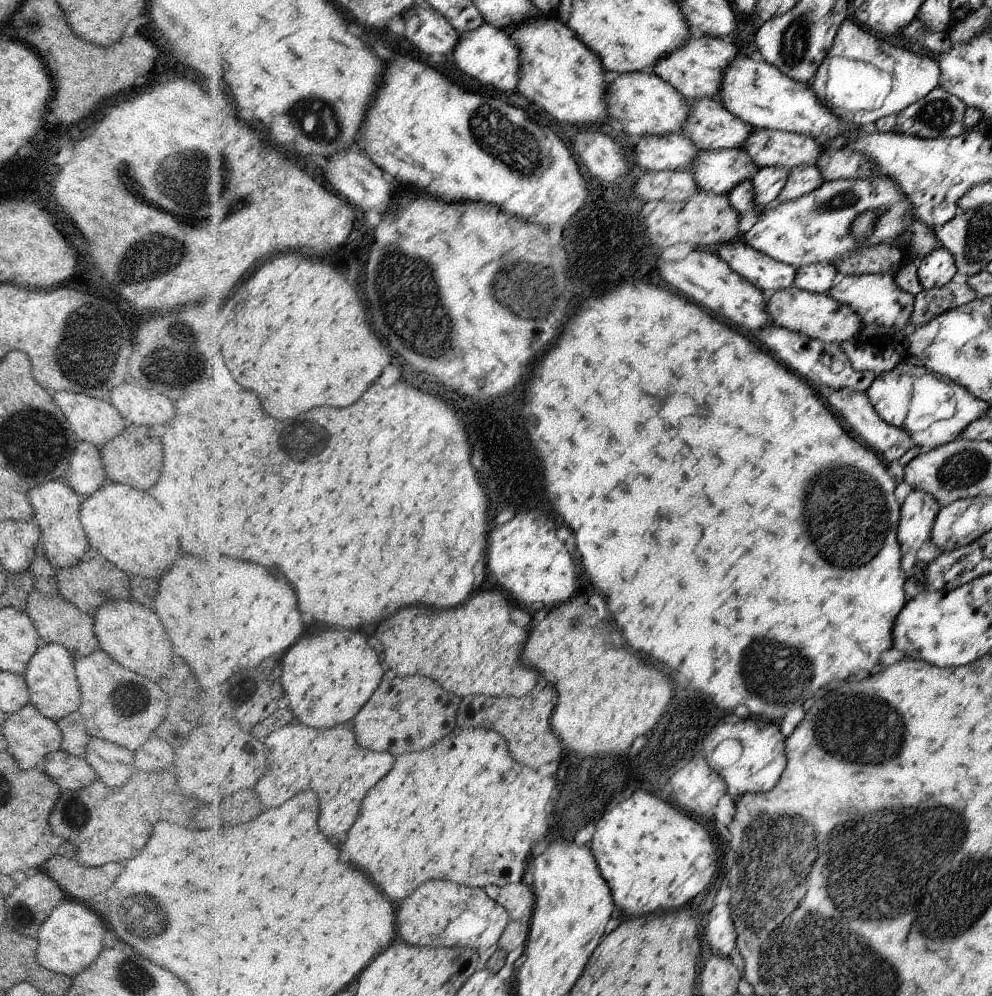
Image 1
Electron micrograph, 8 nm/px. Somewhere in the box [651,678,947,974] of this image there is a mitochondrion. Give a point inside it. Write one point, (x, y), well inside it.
(882, 735)

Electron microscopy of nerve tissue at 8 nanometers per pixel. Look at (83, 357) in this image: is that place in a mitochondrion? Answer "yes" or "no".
yes

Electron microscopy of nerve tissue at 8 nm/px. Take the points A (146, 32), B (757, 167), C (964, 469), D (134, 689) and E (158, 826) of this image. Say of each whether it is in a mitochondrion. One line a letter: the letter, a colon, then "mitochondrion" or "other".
A: other
B: other
C: mitochondrion
D: other
E: other

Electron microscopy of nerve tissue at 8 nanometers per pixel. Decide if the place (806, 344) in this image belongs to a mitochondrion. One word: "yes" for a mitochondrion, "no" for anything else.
no

